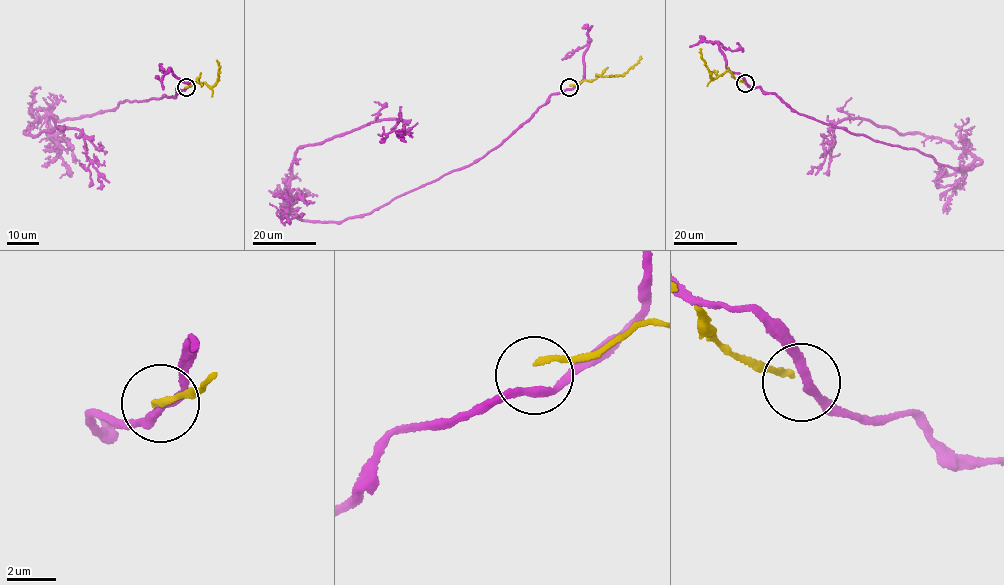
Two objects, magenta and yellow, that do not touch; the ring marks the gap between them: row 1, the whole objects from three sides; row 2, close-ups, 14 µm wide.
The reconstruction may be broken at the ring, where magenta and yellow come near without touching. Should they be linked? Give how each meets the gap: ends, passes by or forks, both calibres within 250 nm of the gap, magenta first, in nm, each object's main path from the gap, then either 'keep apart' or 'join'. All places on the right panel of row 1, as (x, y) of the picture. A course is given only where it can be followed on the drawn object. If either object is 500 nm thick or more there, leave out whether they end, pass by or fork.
magenta passes by; yellow ends there; 300 nm thick on the magenta side, 200 nm on the other; magenta runs (746, 83), (803, 115), (941, 164), (980, 163), (946, 141), (846, 119), (811, 172); yellow runs (744, 82), (727, 71), (714, 79), (711, 77), (700, 48); keep apart

